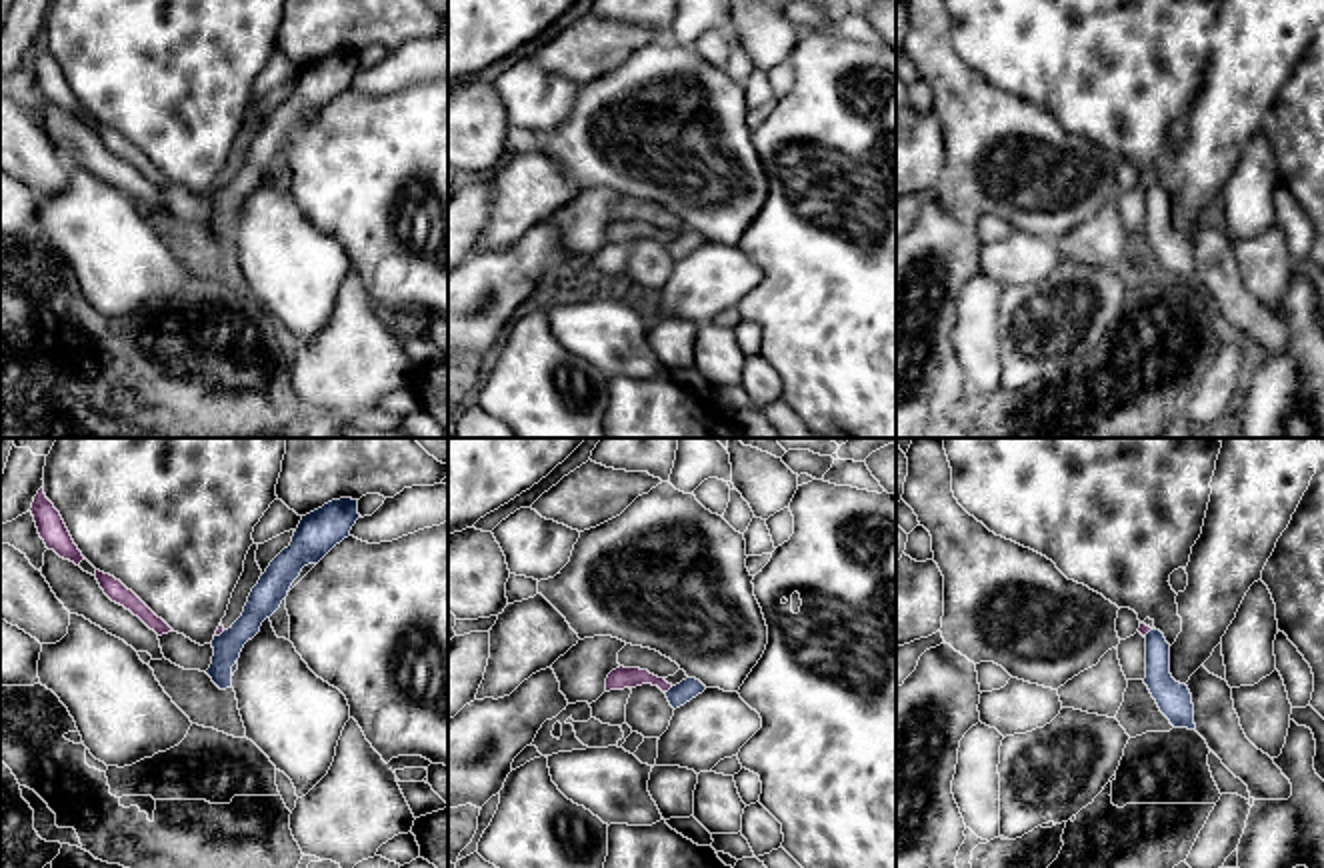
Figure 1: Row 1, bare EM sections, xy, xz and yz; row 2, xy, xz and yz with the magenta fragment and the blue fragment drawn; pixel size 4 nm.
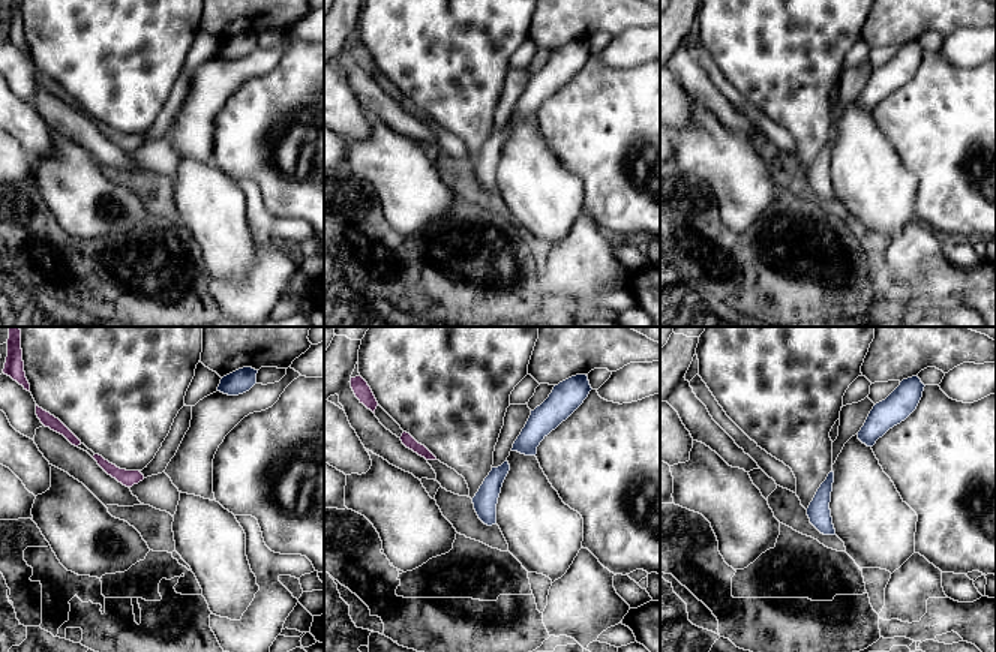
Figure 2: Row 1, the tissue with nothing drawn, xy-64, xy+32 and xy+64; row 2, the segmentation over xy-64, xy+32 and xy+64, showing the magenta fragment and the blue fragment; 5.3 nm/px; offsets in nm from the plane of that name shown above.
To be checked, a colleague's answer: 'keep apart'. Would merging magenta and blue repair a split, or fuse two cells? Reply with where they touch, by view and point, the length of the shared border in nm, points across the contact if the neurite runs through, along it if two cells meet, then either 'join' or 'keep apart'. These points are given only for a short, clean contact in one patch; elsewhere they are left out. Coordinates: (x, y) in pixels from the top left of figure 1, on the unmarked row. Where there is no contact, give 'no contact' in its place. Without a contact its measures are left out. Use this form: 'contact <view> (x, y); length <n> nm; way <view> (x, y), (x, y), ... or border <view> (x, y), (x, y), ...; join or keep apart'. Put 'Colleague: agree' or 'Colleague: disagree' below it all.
contact xz (668, 240); length 50 nm; border xz (672, 238), (664, 244); keep apart
Colleague: agree

